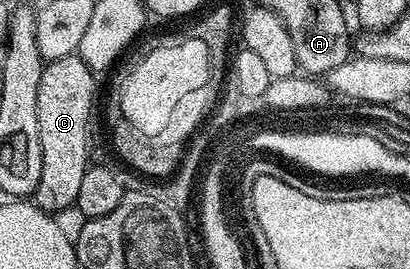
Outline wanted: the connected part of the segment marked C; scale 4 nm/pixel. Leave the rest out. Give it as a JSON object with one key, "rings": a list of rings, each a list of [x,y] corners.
{"rings":[[[78,53],[61,59],[48,61],[43,67],[41,85],[37,87],[37,128],[41,136],[41,180],[37,184],[33,201],[41,210],[56,212],[76,205],[81,182],[88,170],[91,158],[91,121],[95,118],[95,78],[96,71],[90,70]]]}

